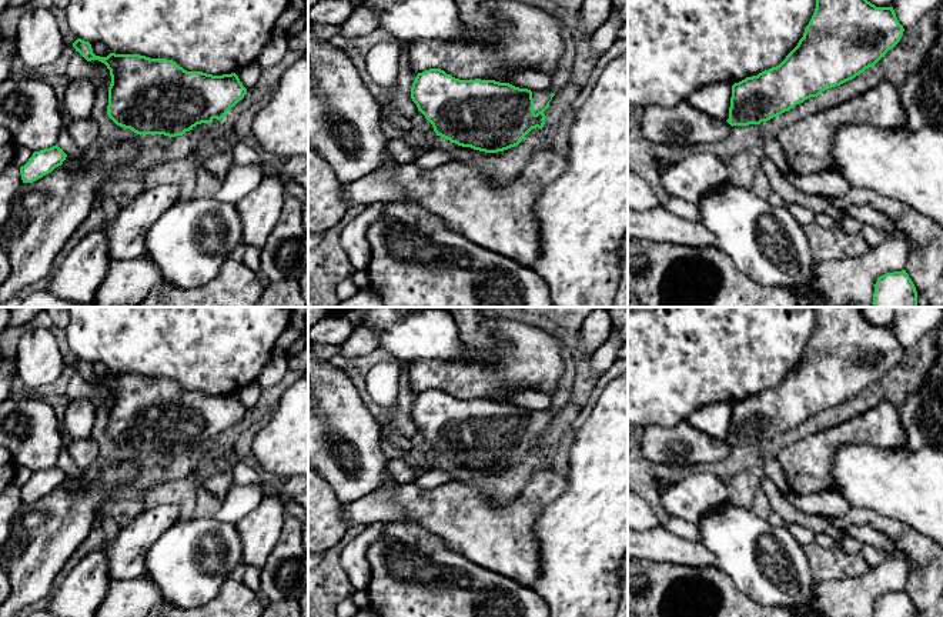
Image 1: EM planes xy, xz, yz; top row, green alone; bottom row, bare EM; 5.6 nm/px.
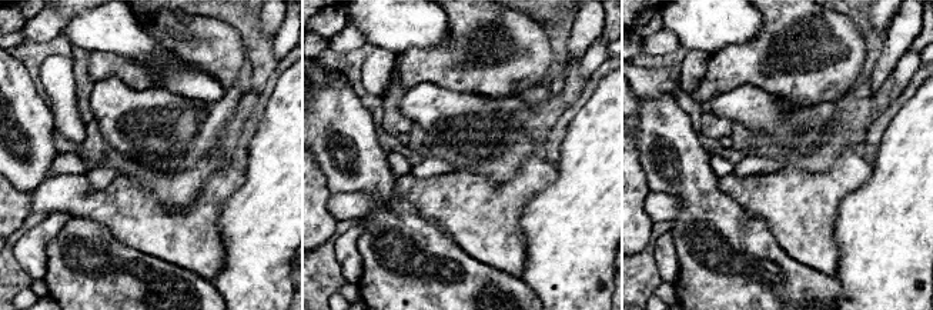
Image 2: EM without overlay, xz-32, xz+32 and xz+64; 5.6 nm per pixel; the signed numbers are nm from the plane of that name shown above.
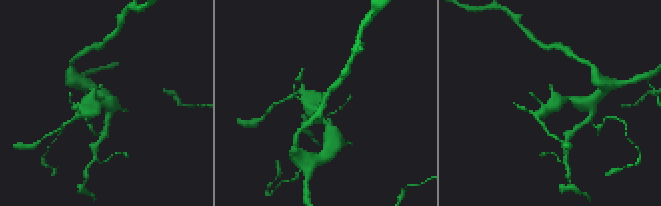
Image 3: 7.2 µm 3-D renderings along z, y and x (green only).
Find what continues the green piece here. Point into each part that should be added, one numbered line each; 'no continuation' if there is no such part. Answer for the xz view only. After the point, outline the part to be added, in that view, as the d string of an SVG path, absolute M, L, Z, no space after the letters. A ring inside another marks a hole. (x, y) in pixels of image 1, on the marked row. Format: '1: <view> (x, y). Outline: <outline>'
1: xz (561, 77). Outline: M558 69L552 74L551 87L544 91L532 91L534 99L534 111L535 114L545 109L546 103L551 100L551 94L556 94L561 89L569 84L571 73L562 69Z

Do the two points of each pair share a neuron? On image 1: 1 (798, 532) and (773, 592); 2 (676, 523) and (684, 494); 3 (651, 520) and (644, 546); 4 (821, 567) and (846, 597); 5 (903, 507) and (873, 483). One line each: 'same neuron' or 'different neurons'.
1: different neurons
2: different neurons
3: different neurons
4: different neurons
5: same neuron

